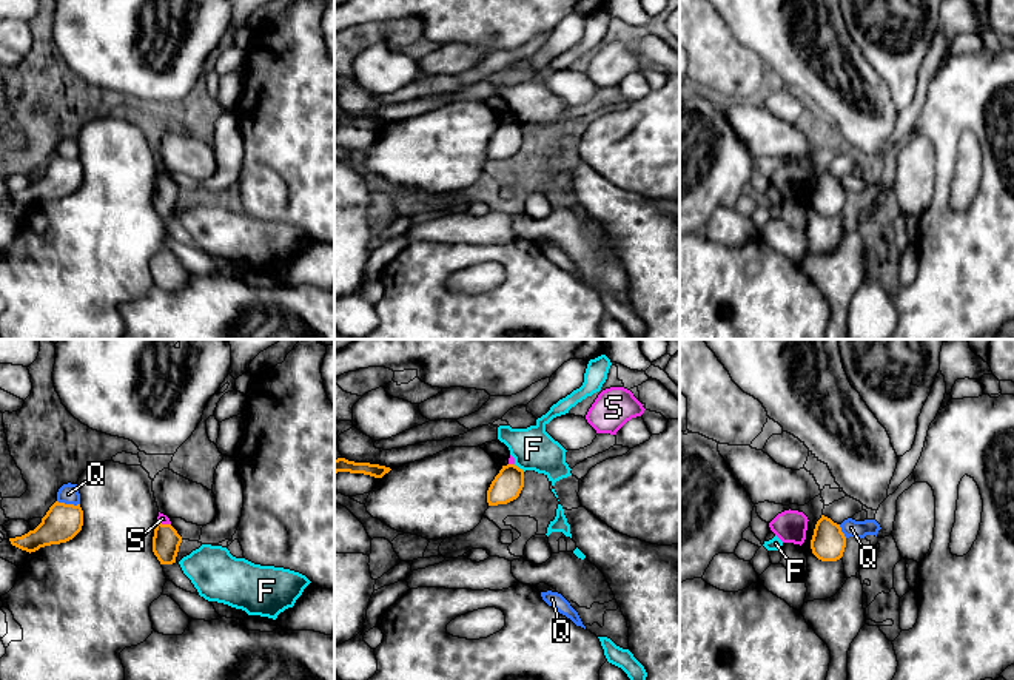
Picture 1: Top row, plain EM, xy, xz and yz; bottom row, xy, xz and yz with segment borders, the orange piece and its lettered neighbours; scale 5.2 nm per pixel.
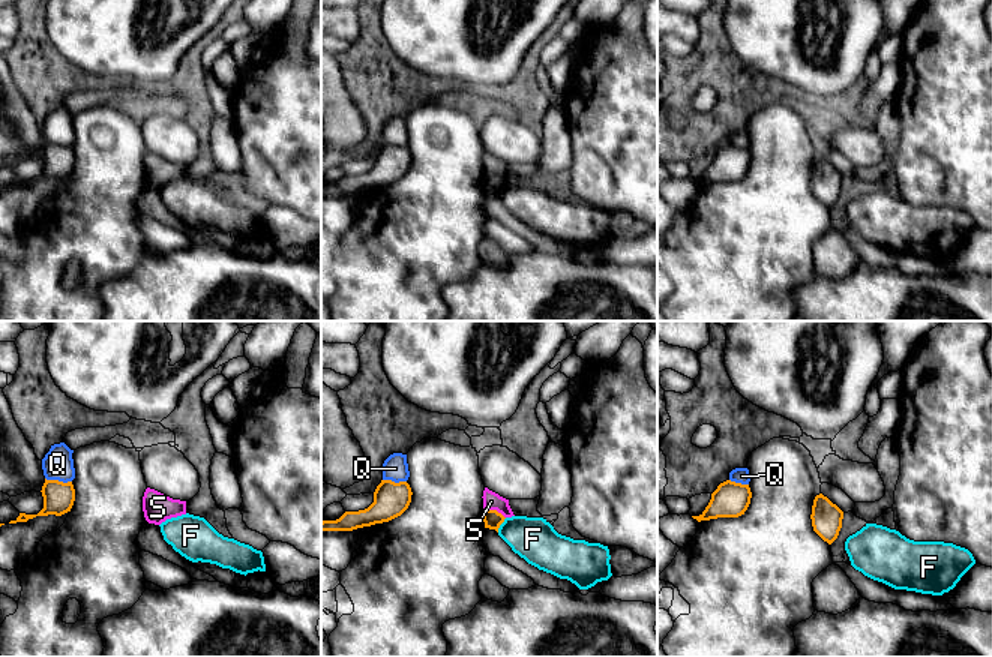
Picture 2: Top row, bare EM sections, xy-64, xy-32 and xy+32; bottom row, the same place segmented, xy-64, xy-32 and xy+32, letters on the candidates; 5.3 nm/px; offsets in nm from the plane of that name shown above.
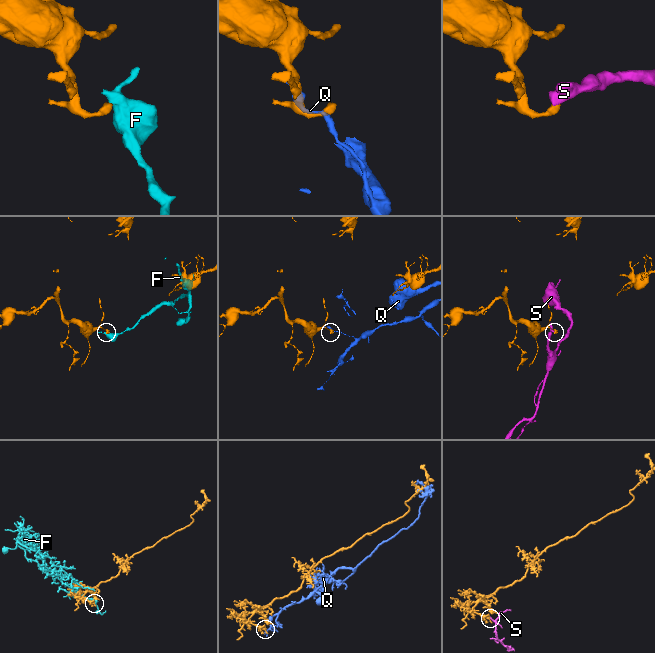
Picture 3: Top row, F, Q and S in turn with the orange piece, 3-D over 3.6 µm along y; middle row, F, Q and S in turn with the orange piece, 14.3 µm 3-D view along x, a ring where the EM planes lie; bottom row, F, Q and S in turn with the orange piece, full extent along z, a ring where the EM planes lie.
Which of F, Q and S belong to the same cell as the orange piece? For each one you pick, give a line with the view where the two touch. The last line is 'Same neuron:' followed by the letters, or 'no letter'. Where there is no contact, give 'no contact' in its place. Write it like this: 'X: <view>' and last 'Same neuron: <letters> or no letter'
Same neuron: no letter

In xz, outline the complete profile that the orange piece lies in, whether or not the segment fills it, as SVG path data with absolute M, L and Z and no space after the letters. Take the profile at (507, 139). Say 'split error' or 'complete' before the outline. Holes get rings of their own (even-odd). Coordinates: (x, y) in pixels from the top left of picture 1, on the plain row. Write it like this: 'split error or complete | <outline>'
complete | M515 119L502 120L487 145L489 160L516 154L524 142L524 125Z

